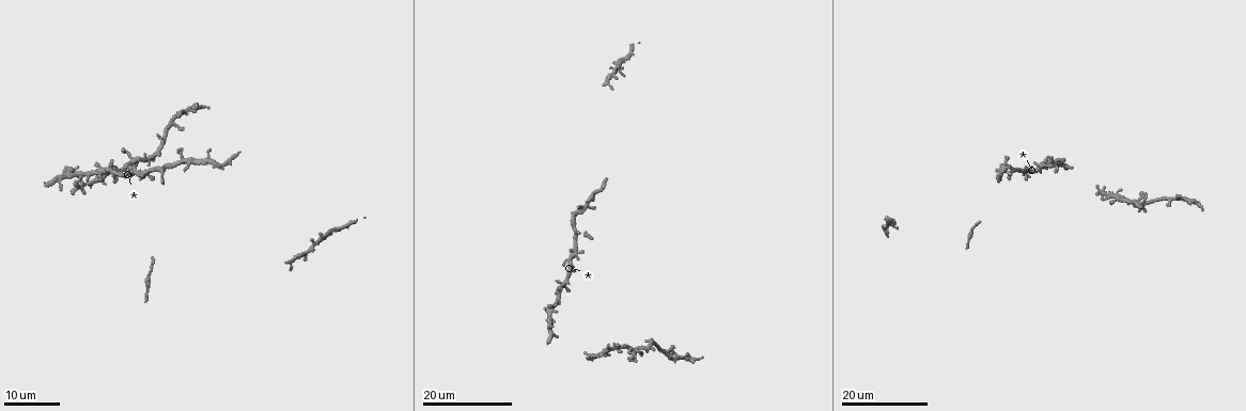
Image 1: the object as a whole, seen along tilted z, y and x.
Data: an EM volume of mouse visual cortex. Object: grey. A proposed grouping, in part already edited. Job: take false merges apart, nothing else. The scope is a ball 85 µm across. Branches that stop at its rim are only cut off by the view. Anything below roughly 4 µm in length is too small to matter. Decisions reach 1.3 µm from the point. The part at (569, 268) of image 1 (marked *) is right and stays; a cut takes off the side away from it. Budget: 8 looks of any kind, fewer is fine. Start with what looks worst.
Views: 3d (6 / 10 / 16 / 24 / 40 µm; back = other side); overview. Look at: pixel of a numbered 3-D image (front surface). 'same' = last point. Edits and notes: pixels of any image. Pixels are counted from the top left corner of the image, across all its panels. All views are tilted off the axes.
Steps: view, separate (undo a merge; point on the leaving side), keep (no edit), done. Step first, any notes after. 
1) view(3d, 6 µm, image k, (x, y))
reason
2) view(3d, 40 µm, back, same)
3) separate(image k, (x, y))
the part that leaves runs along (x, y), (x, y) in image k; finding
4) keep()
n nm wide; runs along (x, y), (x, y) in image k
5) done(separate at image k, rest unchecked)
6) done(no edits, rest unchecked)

view(3d, 16 µm, image 1, (1012, 169))
branch point

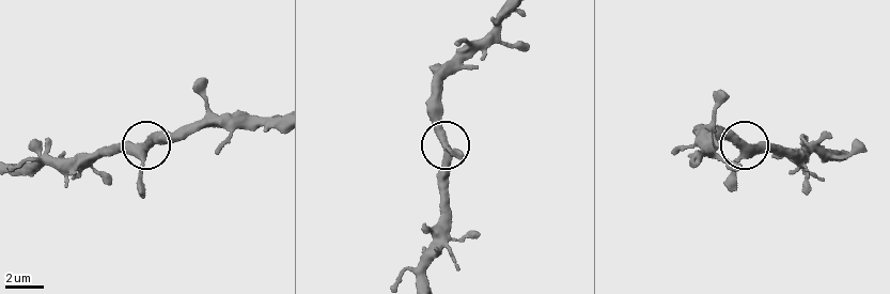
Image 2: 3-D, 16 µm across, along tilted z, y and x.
view(3d, 10 µm, image 2, (143, 153))

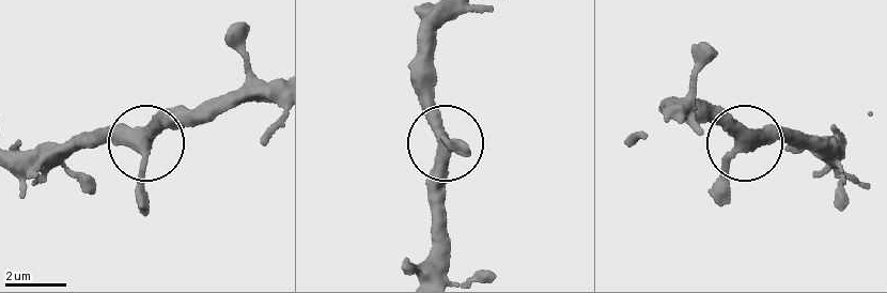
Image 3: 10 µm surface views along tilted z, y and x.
keep()
runs along (15, 166), (76, 135), (140, 149), (146, 214) in image 3; continuous, no second cell

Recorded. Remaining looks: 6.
view(3d, 16 µm, image 1, (237, 156))
thick turns thin

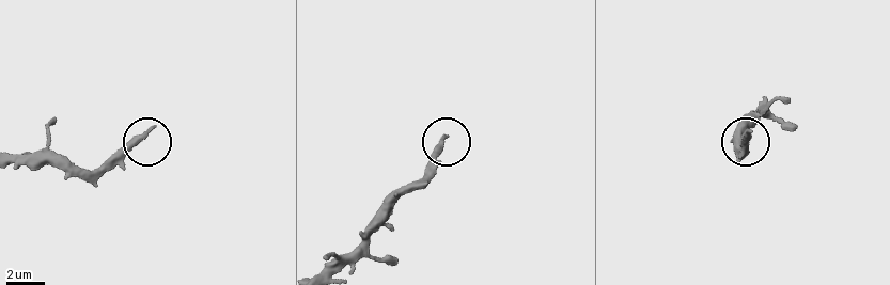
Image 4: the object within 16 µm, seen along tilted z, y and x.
view(3d, 10 µm, image 4, (442, 148))

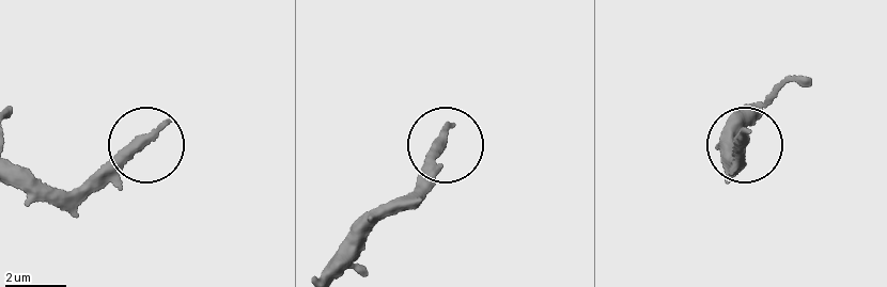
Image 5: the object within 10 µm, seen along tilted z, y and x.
keep()
runs along (333, 272), (375, 222), (421, 193), (447, 147) in image 5; all the same cell

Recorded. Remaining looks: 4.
view(3d, 16 µm, image 1, (133, 161))

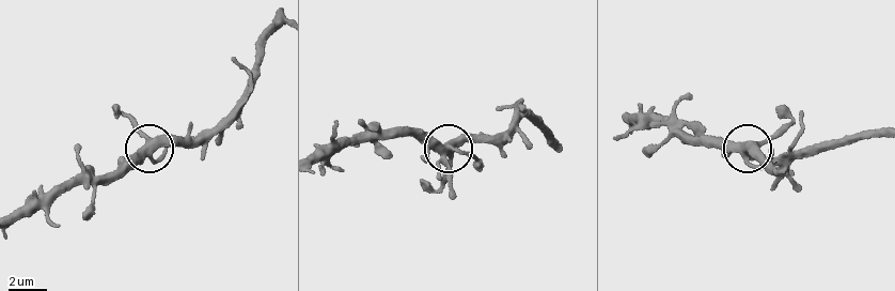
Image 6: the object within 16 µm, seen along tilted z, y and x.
view(3d, 6 µm, image 6, (153, 140))

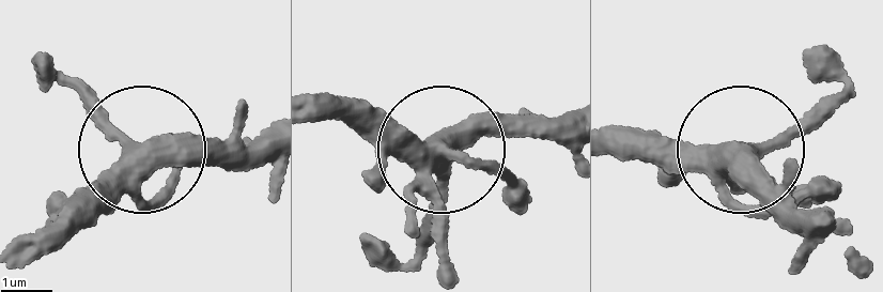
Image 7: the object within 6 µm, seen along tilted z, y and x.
keep()
continuous, no second cell

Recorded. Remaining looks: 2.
view(3d, 24 µm, image 1, (973, 230))

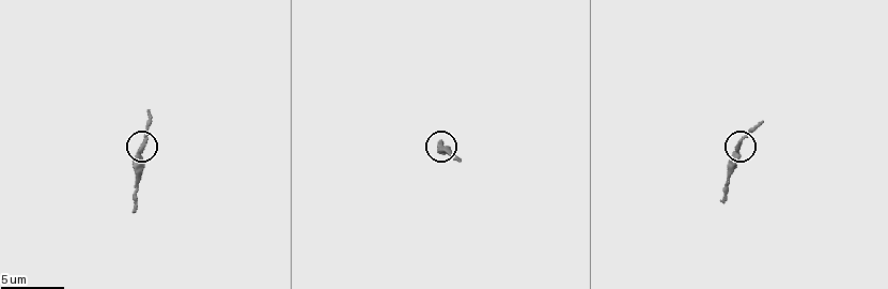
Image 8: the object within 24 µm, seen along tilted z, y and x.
view(3d, 10 µm, image 8, (738, 147))

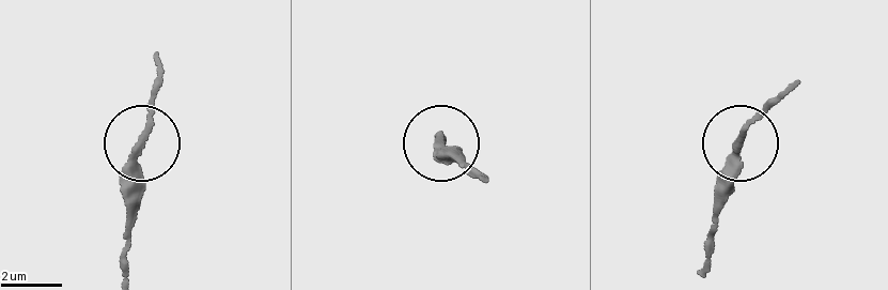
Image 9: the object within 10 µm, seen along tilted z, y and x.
keep()
one cell here

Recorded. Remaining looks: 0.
done(no edits, rest unchecked)

